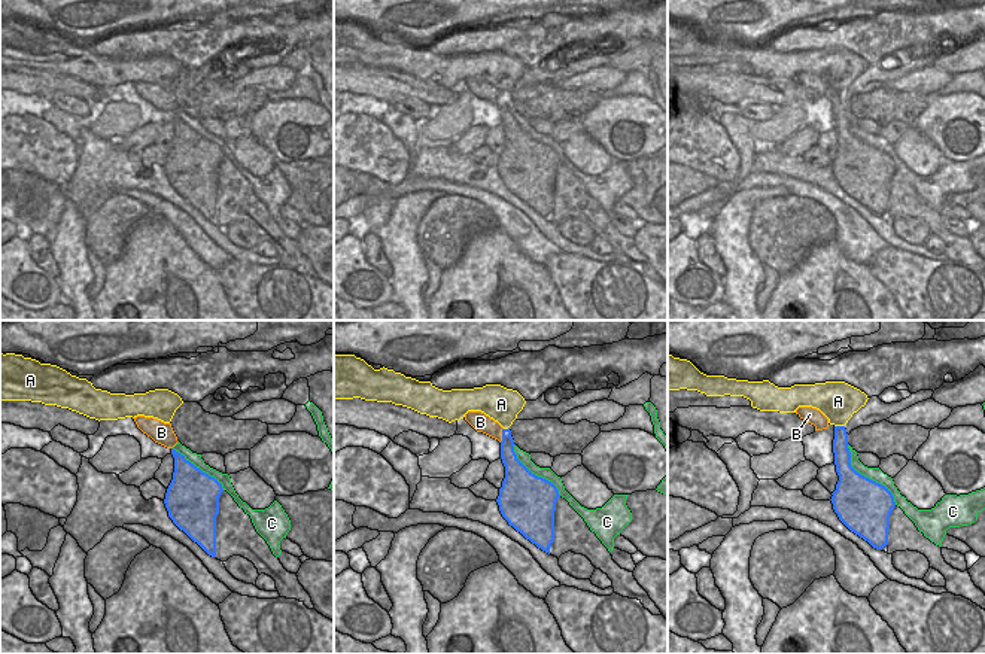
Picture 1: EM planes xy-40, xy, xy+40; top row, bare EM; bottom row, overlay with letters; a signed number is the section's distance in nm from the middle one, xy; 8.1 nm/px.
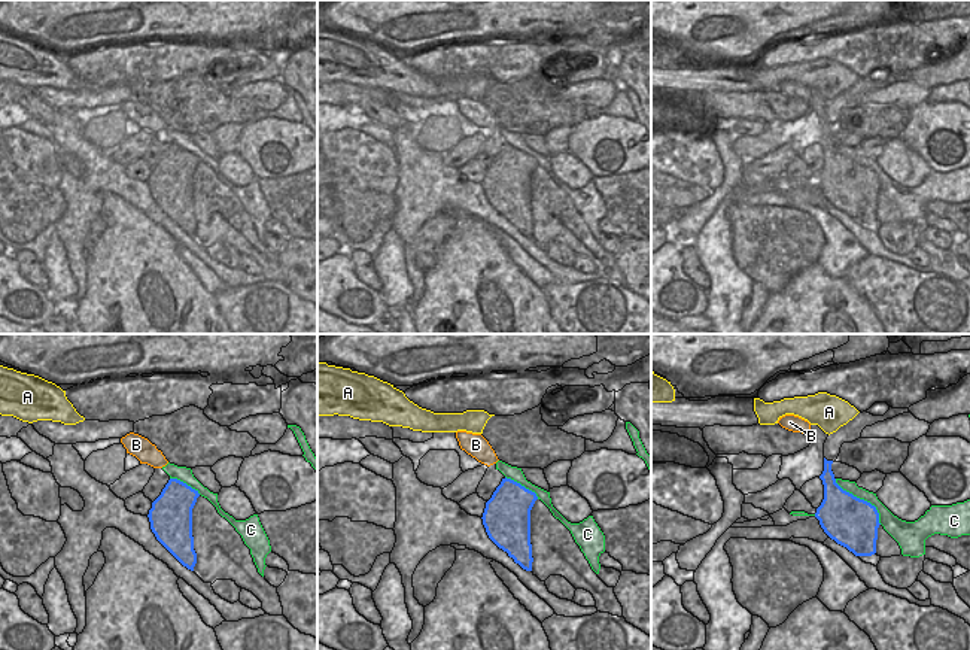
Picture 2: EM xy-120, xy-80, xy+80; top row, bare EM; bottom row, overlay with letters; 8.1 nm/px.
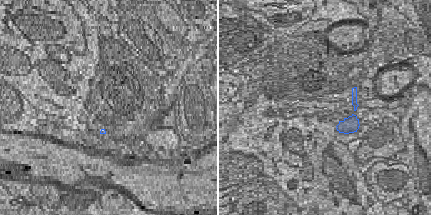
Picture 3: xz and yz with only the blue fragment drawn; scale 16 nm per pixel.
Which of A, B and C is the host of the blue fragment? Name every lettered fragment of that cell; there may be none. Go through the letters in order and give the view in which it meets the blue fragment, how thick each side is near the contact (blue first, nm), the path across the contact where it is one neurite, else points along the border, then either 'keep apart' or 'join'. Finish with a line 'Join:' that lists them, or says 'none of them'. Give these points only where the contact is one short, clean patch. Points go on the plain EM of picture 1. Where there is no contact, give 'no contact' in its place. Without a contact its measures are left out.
A: contact in xy+40; calibres 140 and 320 nm; join
B: contact in xy; calibres 130 and 150 nm; border xy (502, 94), (502, 105), (499, 108); keep apart
C: contact in xy+40; calibres 440 and 110 nm; keep apart
Join: A

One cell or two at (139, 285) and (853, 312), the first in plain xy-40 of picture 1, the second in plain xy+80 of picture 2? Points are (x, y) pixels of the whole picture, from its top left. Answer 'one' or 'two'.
one

